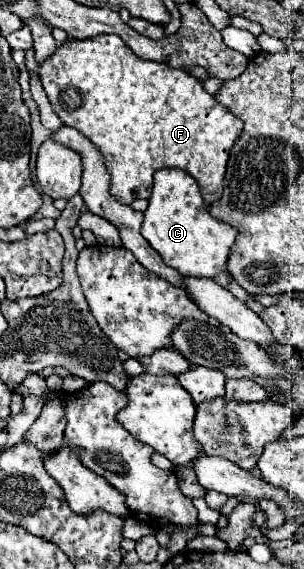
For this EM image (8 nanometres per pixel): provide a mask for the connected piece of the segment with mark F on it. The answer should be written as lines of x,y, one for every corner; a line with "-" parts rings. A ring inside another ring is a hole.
103,34
87,40
67,38
55,54
43,62
39,76
51,106
63,124
77,128
101,148
107,160
107,170
111,172
109,192
115,200
121,204
131,204
137,198
147,200
153,174
161,168
187,170
197,180
205,204
213,204
221,198
229,152
243,132
243,122
215,102
193,74
175,70
163,62
143,60
119,36

